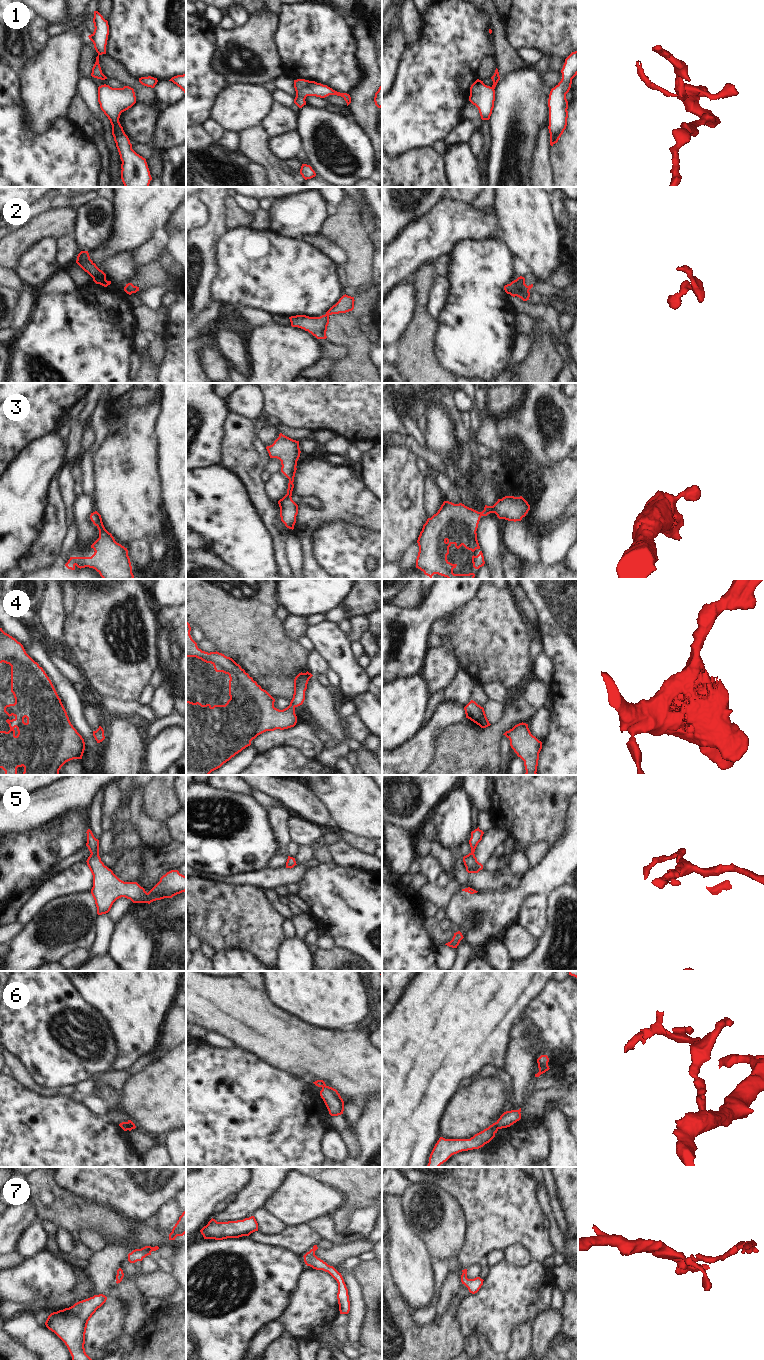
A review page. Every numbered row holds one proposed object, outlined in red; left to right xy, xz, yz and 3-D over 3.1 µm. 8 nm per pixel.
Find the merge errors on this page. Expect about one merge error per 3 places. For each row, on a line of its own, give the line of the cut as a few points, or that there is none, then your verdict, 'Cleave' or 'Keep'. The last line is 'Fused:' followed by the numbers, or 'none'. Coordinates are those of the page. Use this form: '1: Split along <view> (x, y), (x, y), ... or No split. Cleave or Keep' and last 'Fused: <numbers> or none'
1: No split. Keep
2: No split. Keep
3: No split. Keep
4: No split. Keep
5: No split. Keep
6: Split along yz (496, 1122), (499, 1128). Cleave
7: No split. Keep
Fused: 6

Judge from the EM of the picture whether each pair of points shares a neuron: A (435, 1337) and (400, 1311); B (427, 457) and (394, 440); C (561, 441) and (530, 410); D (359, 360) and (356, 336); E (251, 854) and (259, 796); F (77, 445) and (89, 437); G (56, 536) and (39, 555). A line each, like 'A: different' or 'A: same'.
A: same
B: same
C: same
D: same
E: different
F: different
G: same

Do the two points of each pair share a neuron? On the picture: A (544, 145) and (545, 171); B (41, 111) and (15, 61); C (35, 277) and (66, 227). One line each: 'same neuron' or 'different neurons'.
A: same neuron
B: different neurons
C: different neurons

